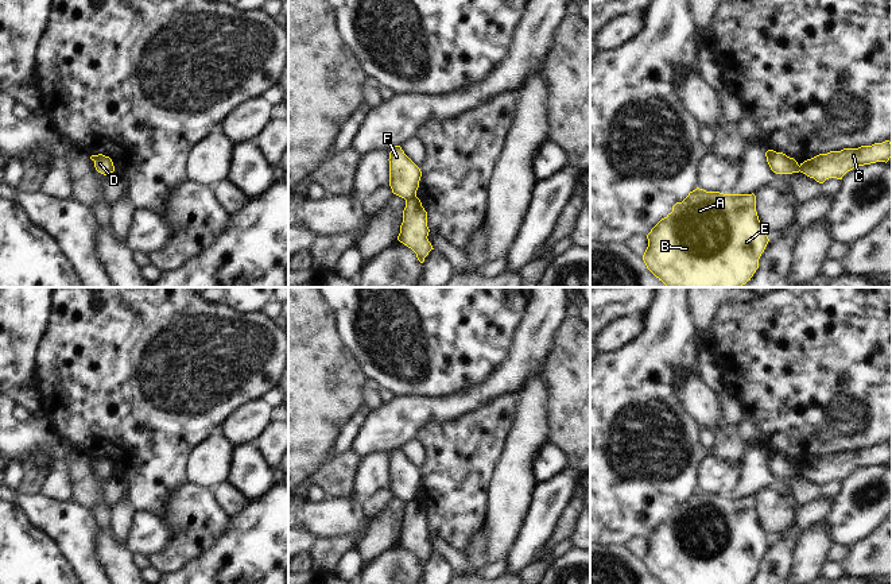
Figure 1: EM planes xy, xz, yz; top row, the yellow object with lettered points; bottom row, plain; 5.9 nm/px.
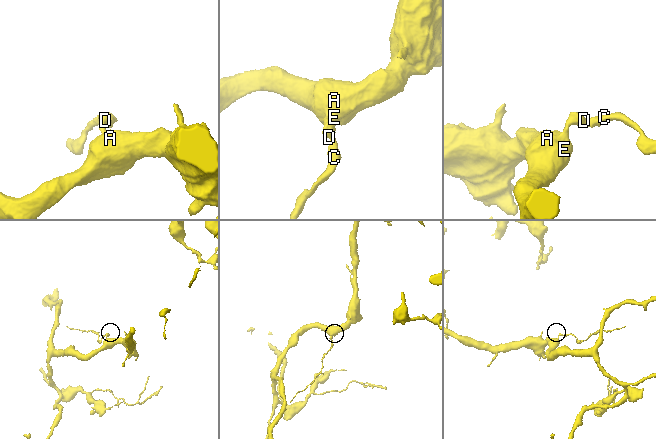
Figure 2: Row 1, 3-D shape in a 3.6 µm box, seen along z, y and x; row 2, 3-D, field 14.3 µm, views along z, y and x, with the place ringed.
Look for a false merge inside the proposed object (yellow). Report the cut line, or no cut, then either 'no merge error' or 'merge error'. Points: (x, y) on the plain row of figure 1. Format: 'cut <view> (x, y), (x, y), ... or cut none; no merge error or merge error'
cut xz (415, 495), (406, 502); merge error

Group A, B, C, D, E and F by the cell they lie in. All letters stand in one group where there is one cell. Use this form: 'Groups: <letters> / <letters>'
Groups: A B D E F / C.

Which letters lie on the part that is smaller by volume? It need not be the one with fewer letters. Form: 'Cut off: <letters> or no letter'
Cut off: C

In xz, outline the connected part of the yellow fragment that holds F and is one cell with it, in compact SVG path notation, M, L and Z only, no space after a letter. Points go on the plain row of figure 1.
M400 448L391 450L388 463L392 495L404 502L415 498L422 479L420 471L404 456Z

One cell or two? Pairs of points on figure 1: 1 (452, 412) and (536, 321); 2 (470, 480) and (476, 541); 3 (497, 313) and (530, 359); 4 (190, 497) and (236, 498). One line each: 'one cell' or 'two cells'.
1: one cell
2: two cells
3: two cells
4: two cells

